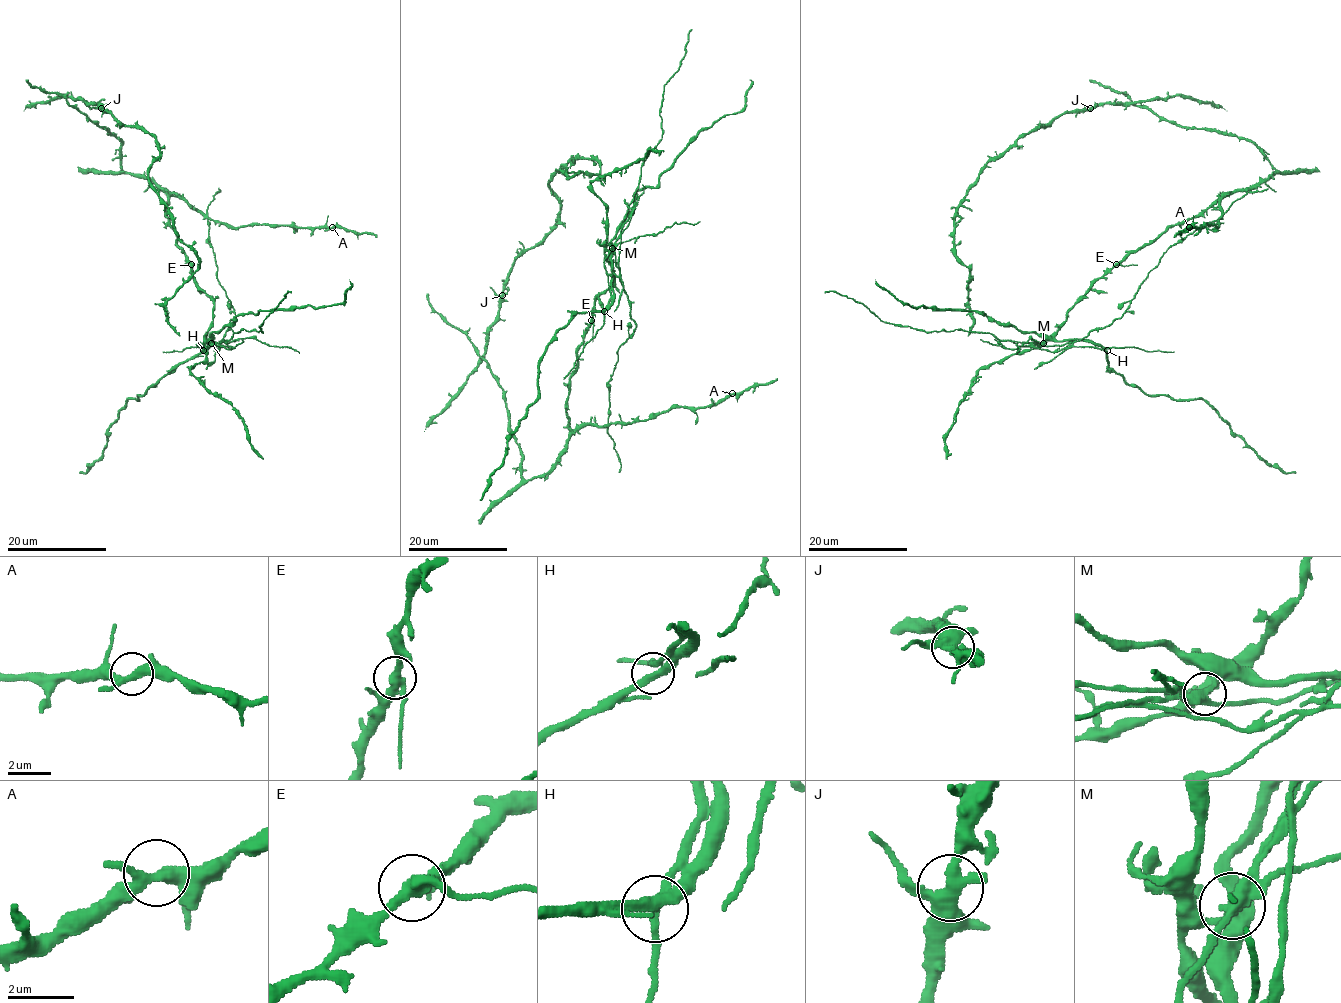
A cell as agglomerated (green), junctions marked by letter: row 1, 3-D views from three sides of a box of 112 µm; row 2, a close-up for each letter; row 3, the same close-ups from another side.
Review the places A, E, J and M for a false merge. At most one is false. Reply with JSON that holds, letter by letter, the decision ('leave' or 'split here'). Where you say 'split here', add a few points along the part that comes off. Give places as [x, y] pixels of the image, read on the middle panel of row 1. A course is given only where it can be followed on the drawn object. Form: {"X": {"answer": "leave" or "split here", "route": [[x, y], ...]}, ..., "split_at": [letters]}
{"A": {"answer": "leave"}, "E": {"answer": "leave"}, "J": {"answer": "leave"}, "M": {"answer": "split here", "route": [[611, 248], [609, 304], [578, 312], [557, 332], [543, 353], [538, 398], [509, 434], [481, 500]]}, "split_at": ["M"]}

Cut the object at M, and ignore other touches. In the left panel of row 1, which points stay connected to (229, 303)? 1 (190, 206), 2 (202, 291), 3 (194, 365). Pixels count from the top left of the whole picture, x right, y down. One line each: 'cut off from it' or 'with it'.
1: cut off from it
2: cut off from it
3: cut off from it

